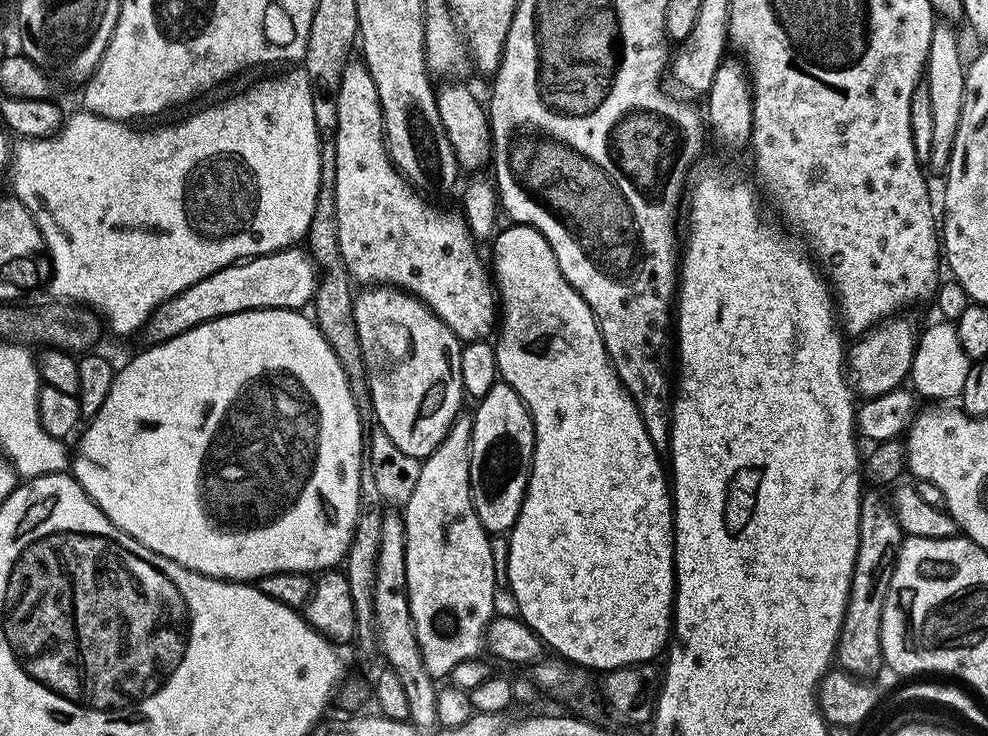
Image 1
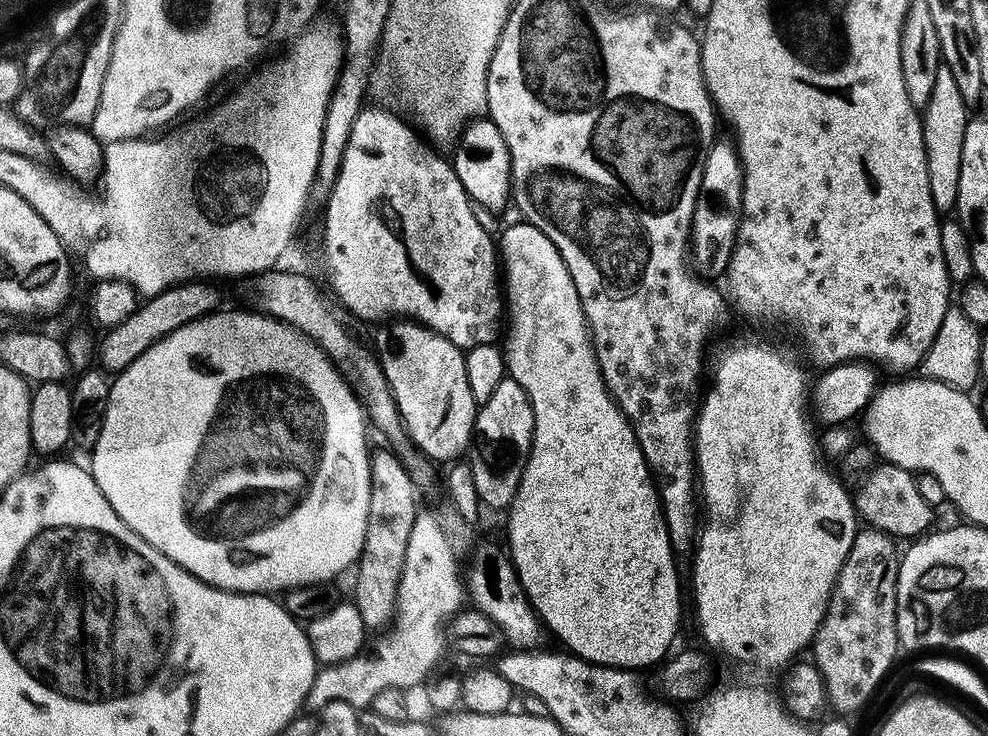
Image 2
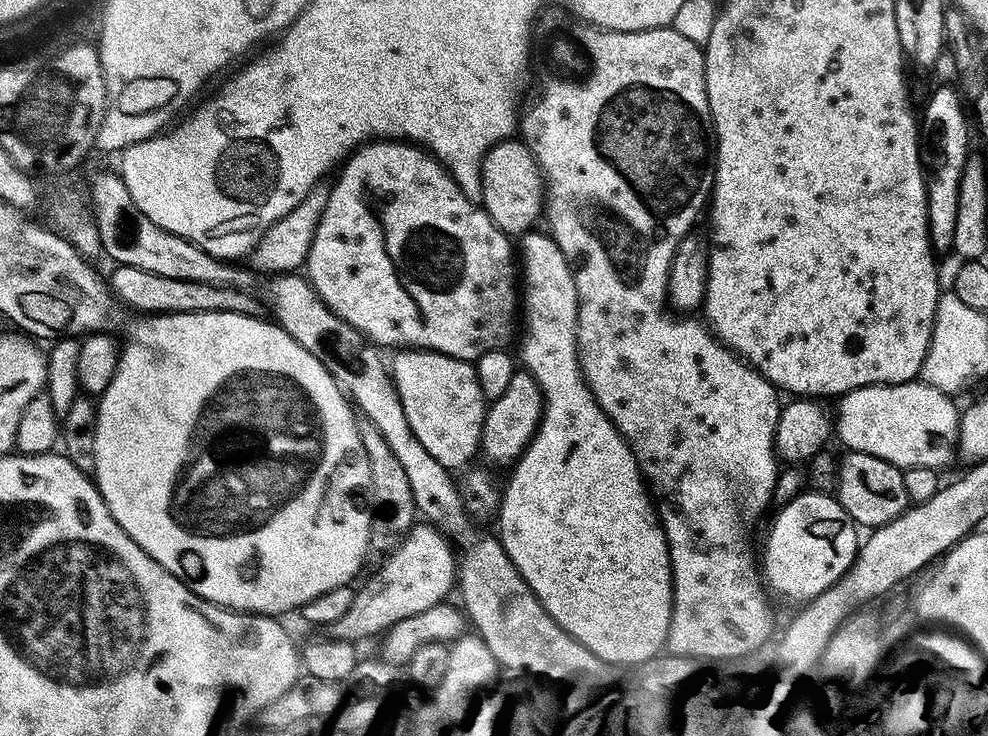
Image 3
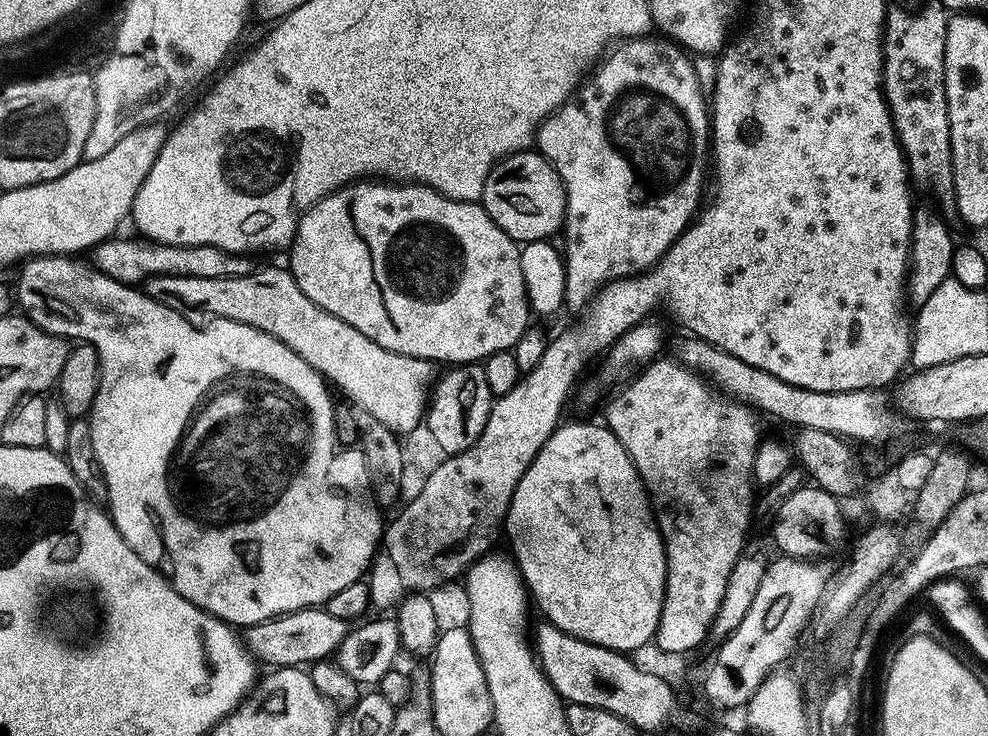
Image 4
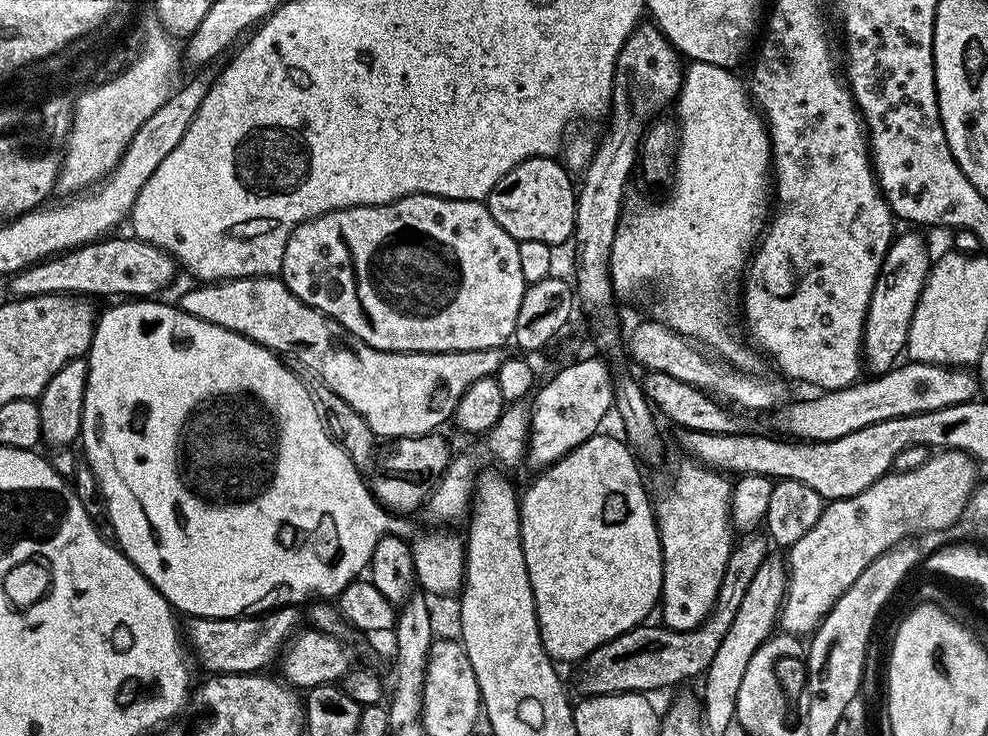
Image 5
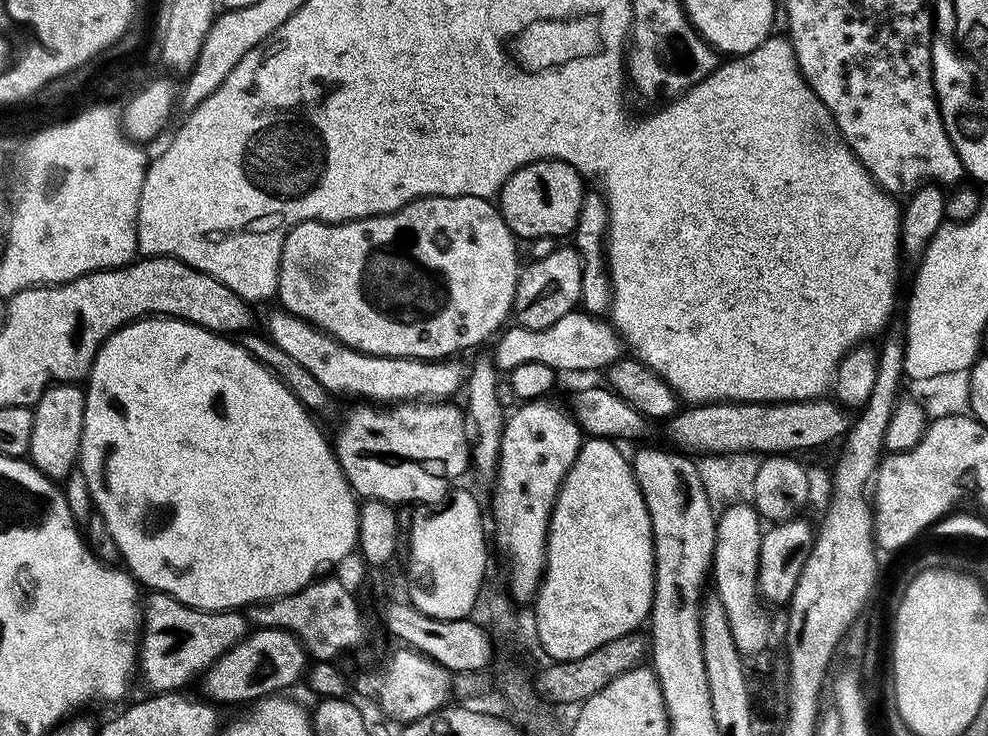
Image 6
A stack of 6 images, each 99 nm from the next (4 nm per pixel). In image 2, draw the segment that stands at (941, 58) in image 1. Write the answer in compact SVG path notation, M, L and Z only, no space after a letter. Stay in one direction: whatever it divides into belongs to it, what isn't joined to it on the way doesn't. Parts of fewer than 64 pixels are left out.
M942 66L935 78L930 102L923 109L921 128L923 130L924 153L927 156L927 178L930 181L931 200L938 212L946 214L955 207L960 178L963 136L970 119L968 107L948 67Z

